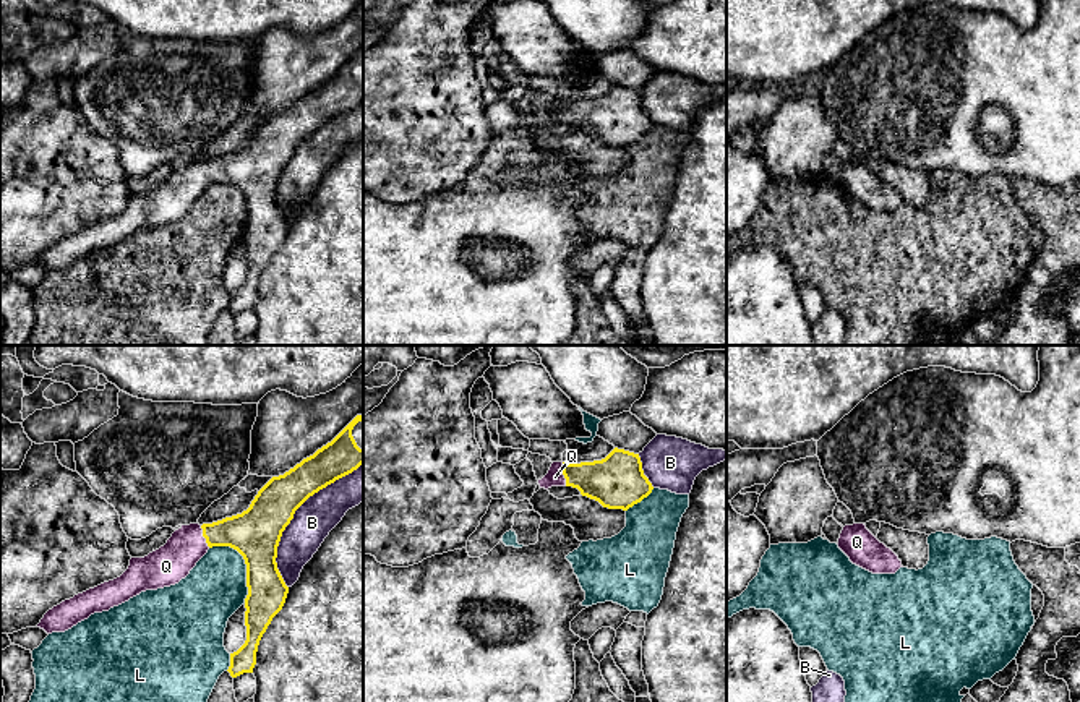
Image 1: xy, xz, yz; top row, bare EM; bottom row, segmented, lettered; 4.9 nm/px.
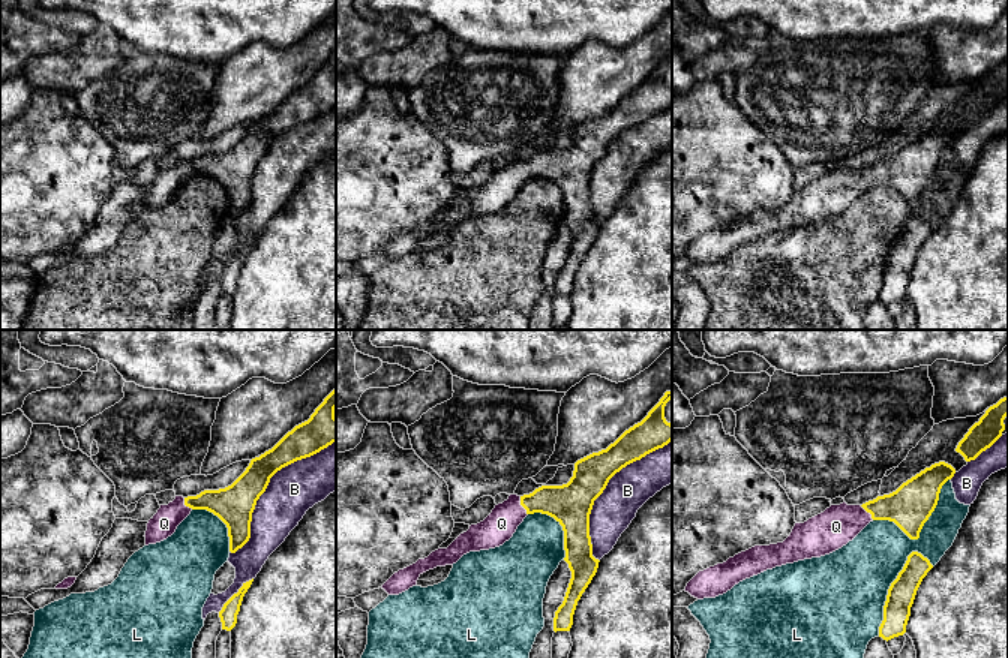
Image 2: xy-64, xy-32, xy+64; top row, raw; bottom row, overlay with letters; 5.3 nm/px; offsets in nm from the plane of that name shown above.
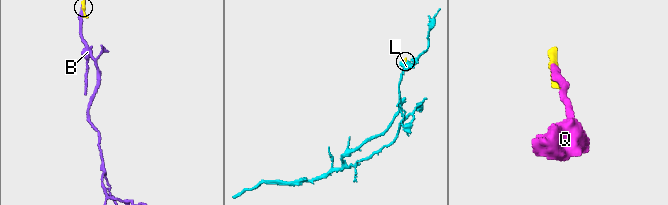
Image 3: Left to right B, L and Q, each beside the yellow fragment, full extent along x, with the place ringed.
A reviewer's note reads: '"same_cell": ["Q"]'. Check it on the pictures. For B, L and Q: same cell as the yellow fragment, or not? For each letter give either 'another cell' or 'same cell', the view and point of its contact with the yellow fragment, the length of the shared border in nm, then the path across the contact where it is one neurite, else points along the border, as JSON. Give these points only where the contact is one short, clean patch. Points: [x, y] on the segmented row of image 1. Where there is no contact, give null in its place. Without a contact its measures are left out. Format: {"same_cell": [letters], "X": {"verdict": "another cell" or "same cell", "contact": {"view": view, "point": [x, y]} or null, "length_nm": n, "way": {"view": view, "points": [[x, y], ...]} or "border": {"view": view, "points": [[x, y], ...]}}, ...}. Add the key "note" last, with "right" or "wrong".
{"same_cell": ["Q"], "B": {"verdict": "another cell", "contact": {"view": "xy", "point": [292, 516]}, "length_nm": 750}, "L": {"verdict": "another cell", "contact": {"view": "xy", "point": [245, 563]}, "length_nm": 340}, "Q": {"verdict": "same cell", "contact": {"view": "xz", "point": [563, 474]}, "length_nm": 120, "way": {"view": "xz", "points": [[612, 482], [563, 474], [555, 477]]}}, "note": "right"}

